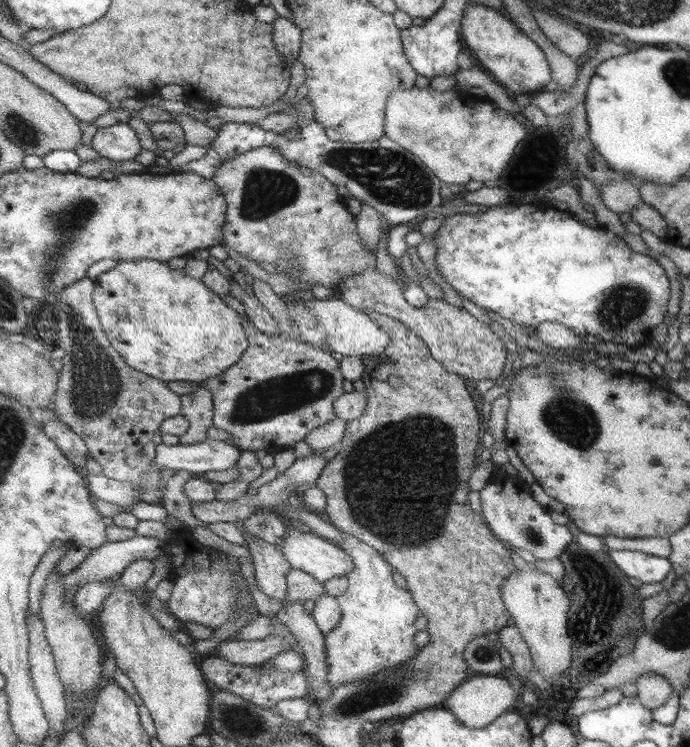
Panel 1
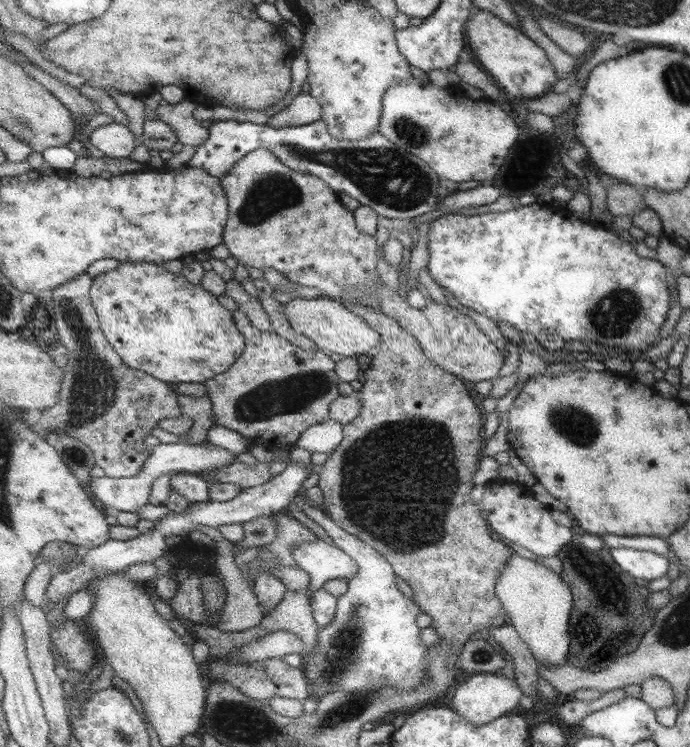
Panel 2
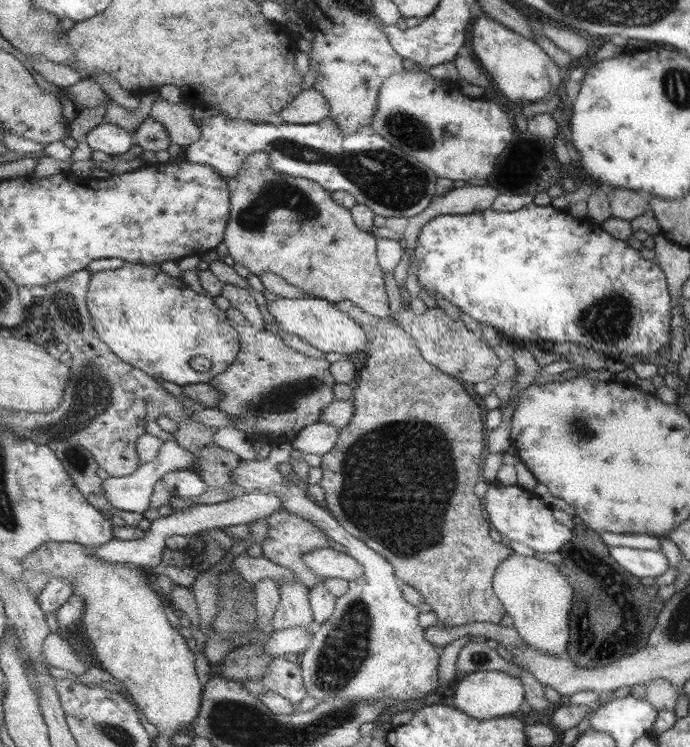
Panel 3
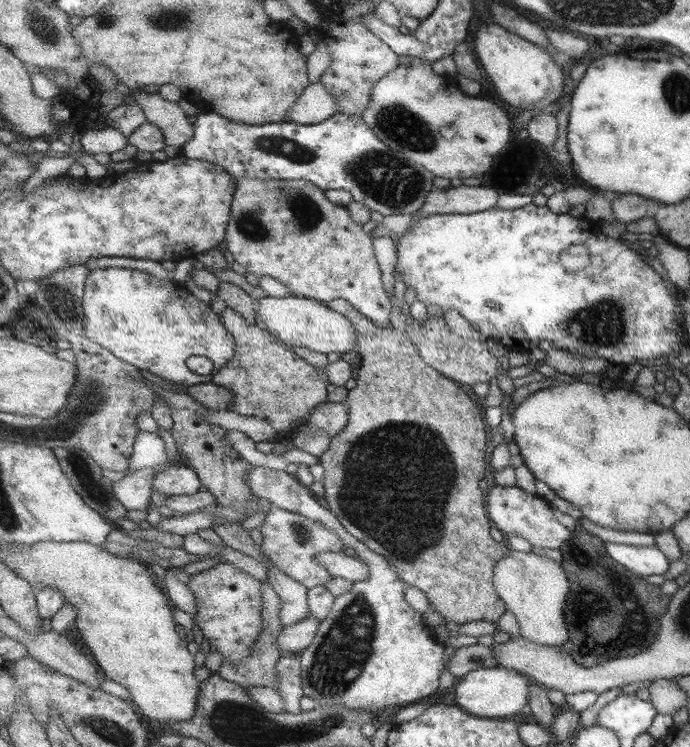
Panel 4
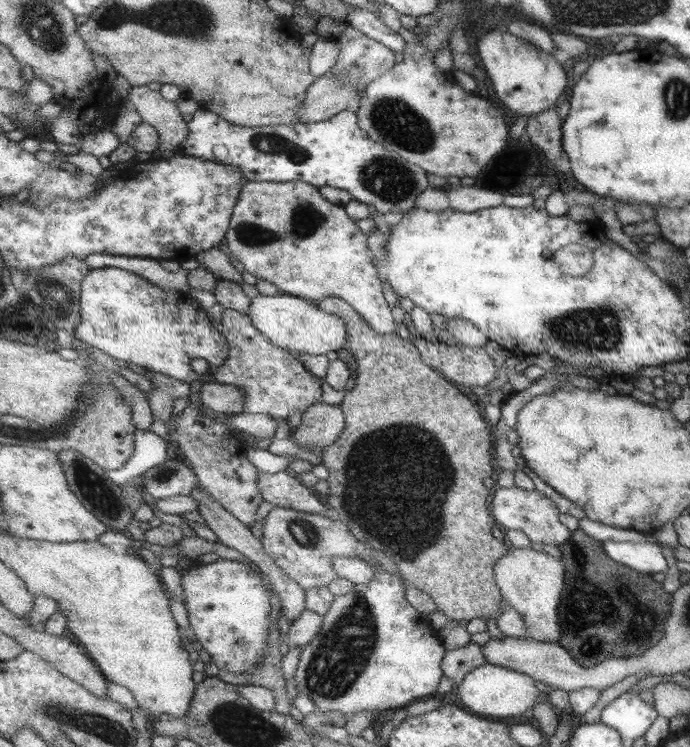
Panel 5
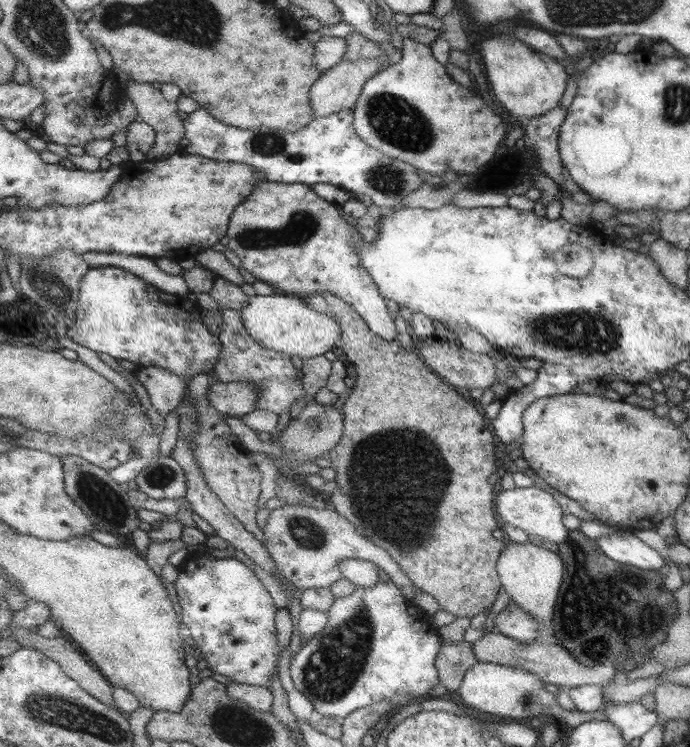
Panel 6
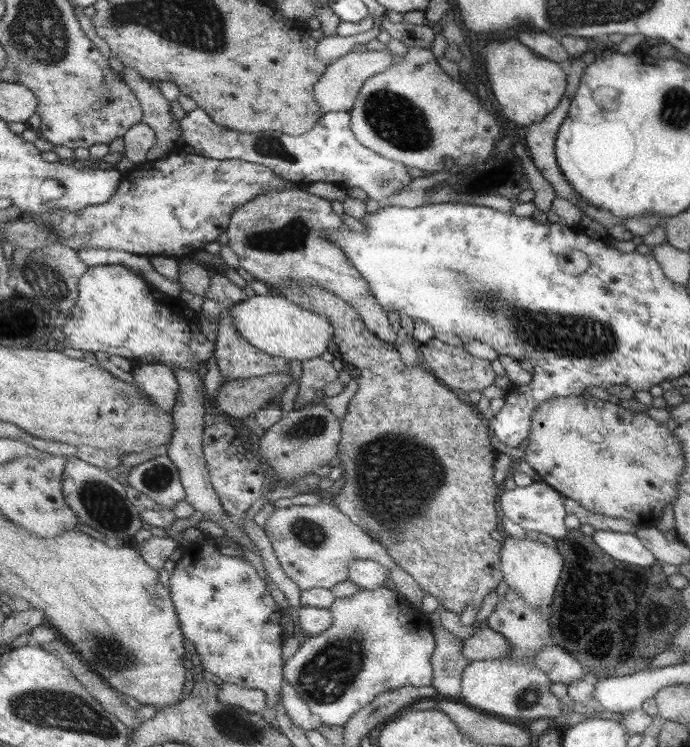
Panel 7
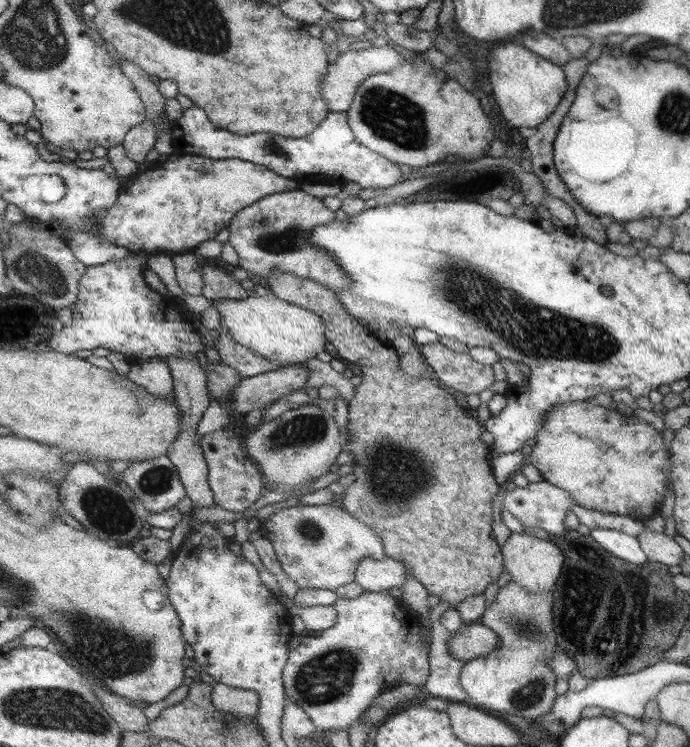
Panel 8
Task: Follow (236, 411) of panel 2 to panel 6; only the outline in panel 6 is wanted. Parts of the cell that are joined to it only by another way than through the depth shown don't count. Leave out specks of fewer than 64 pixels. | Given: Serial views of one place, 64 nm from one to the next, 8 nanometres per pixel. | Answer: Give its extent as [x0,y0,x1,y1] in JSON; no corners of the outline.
[214,309,305,414]

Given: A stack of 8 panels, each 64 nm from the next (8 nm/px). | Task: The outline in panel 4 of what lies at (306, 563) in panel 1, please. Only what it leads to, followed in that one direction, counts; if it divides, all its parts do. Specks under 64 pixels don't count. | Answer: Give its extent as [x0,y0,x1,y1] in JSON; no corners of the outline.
[317,552,369,584]

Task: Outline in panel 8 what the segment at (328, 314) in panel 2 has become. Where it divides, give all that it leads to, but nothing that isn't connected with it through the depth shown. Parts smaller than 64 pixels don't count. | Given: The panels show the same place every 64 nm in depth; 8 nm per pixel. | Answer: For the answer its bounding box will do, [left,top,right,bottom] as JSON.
[180,294,327,367]

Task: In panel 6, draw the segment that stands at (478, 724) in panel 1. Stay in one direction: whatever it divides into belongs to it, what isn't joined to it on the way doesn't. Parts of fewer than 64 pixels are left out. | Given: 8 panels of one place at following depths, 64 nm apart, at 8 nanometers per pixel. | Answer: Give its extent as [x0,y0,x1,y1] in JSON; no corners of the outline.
[459,661,607,730]

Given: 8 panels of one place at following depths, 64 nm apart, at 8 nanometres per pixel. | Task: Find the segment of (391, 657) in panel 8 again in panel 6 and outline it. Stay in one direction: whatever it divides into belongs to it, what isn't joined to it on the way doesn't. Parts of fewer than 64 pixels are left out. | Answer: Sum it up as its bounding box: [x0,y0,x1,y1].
[289,576,441,721]

